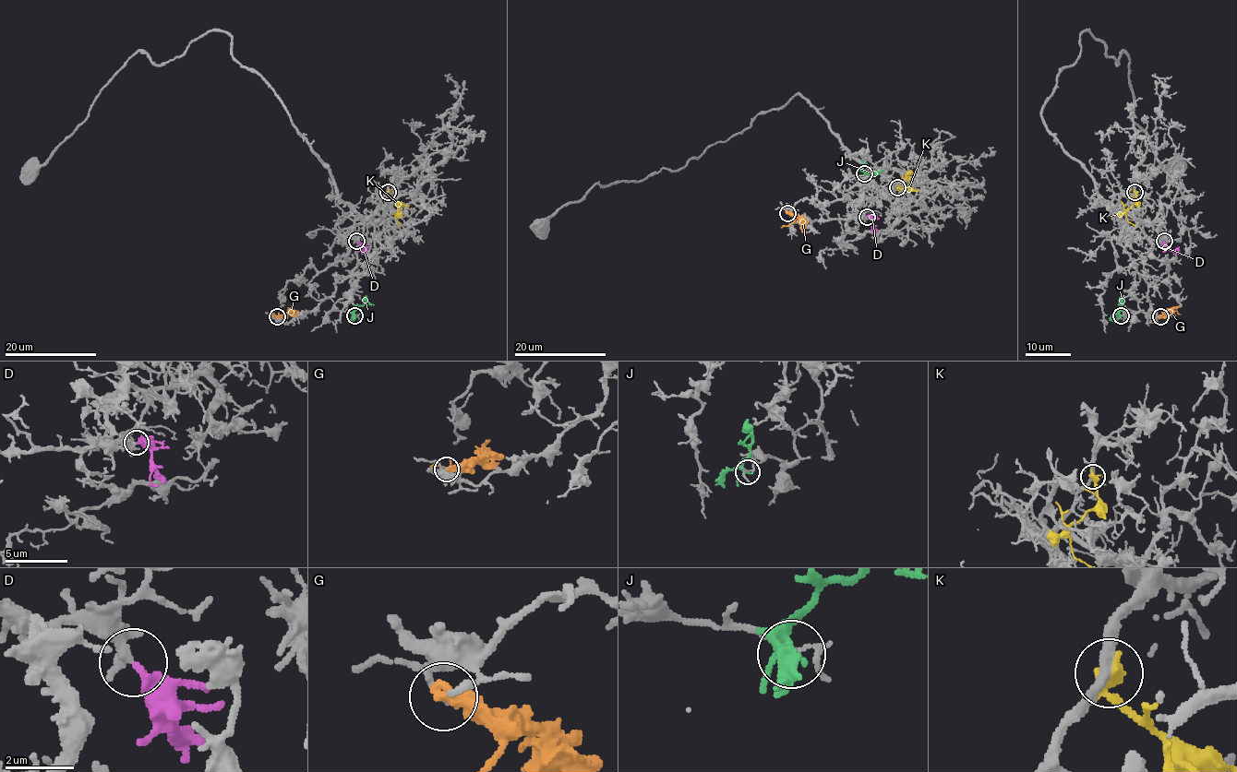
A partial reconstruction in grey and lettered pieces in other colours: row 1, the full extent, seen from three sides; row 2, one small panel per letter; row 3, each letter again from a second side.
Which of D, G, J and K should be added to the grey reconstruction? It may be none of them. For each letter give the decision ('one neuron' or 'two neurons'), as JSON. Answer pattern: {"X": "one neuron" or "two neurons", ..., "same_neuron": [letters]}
{"D": "one neuron", "G": "two neurons", "J": "two neurons", "K": "two neurons", "same_neuron": ["D"]}

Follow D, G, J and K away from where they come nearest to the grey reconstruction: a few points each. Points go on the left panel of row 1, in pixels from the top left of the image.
D: (356, 241), (365, 255)
G: (277, 316), (285, 316), (294, 310), (297, 314)
J: (354, 314), (354, 312), (366, 302), (374, 304)
K: (387, 192), (399, 205), (396, 220), (400, 226)

